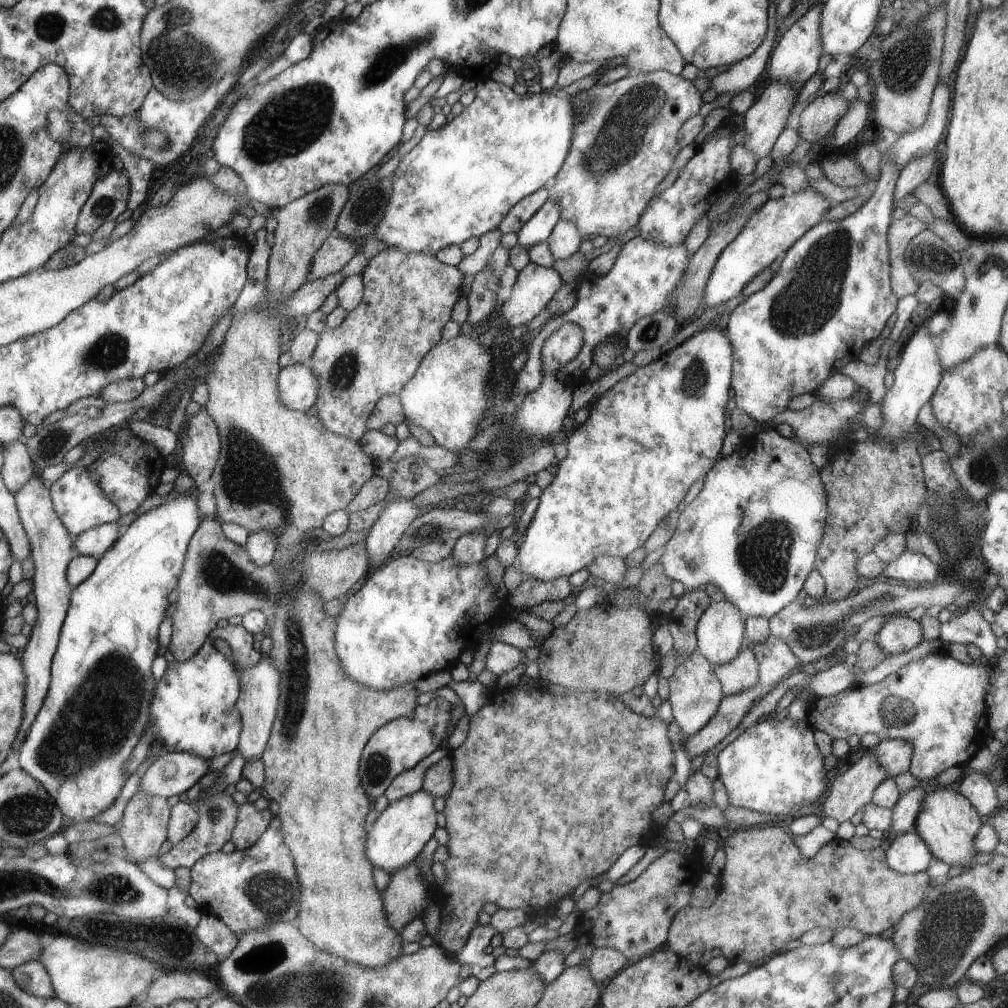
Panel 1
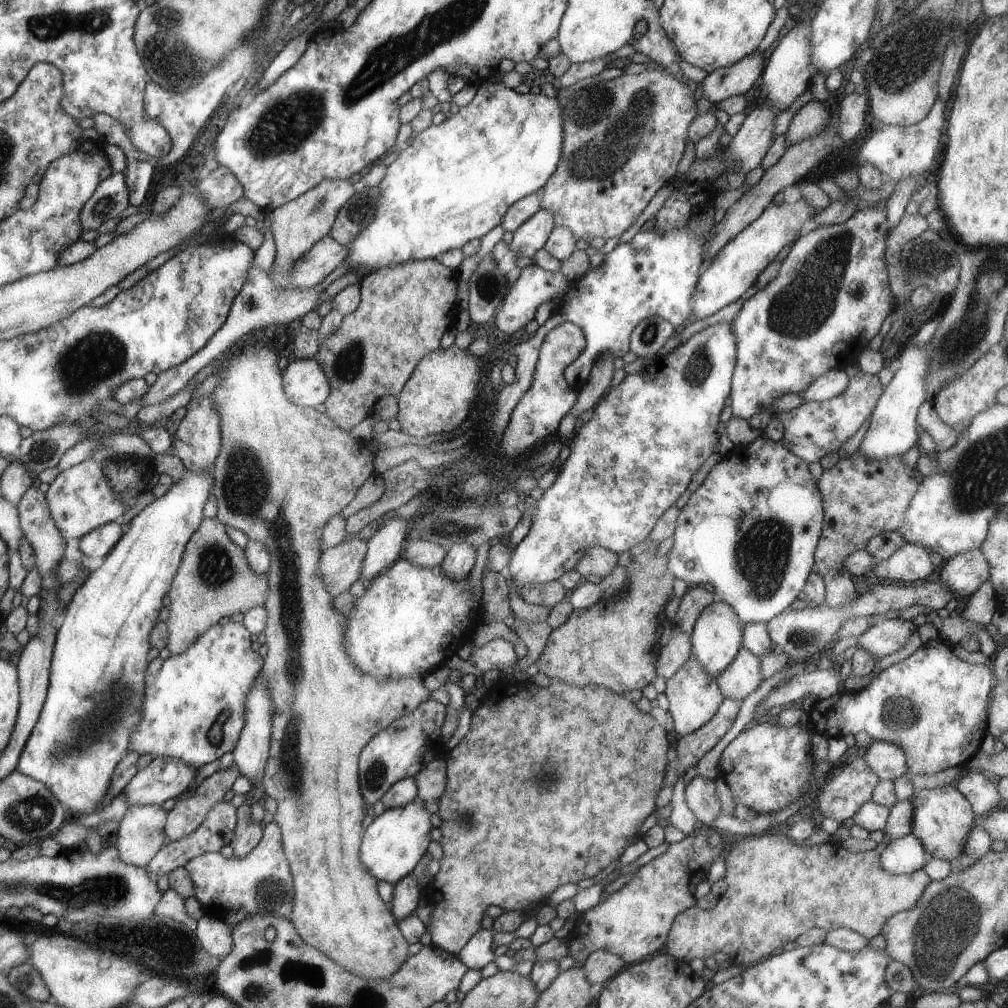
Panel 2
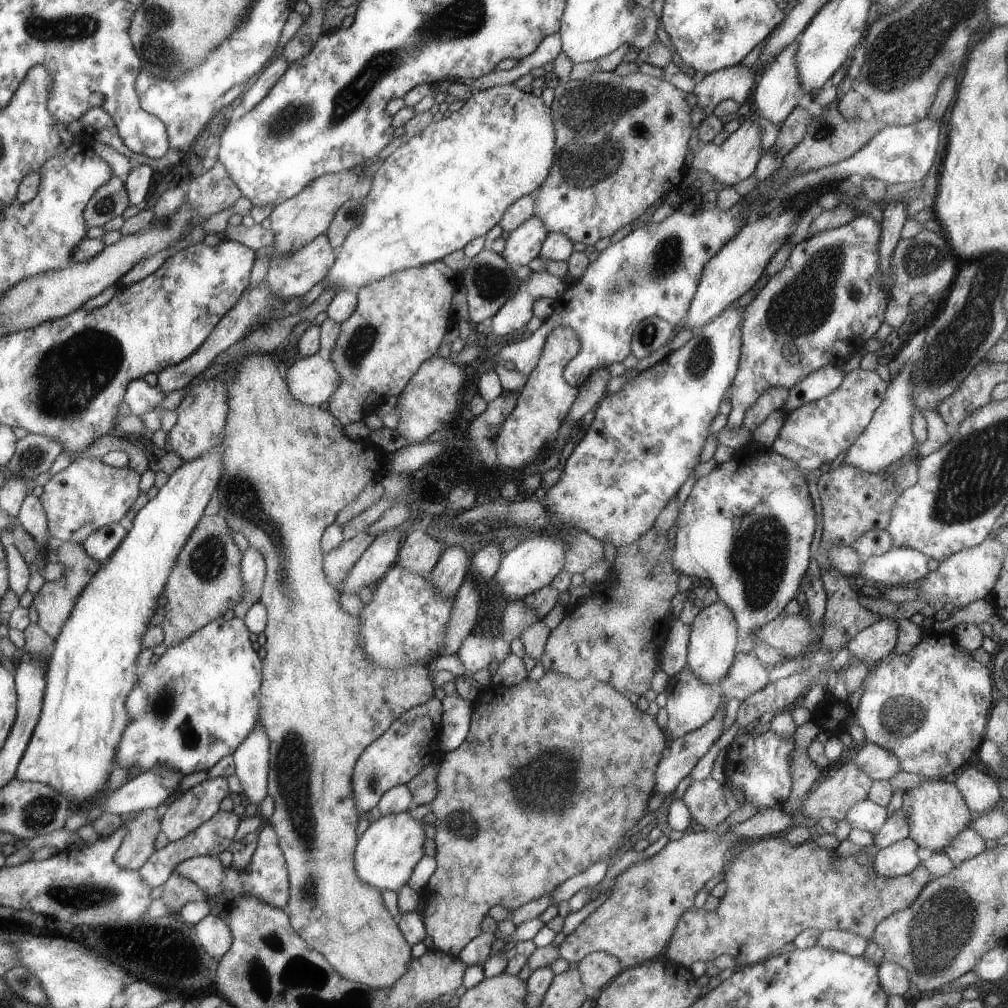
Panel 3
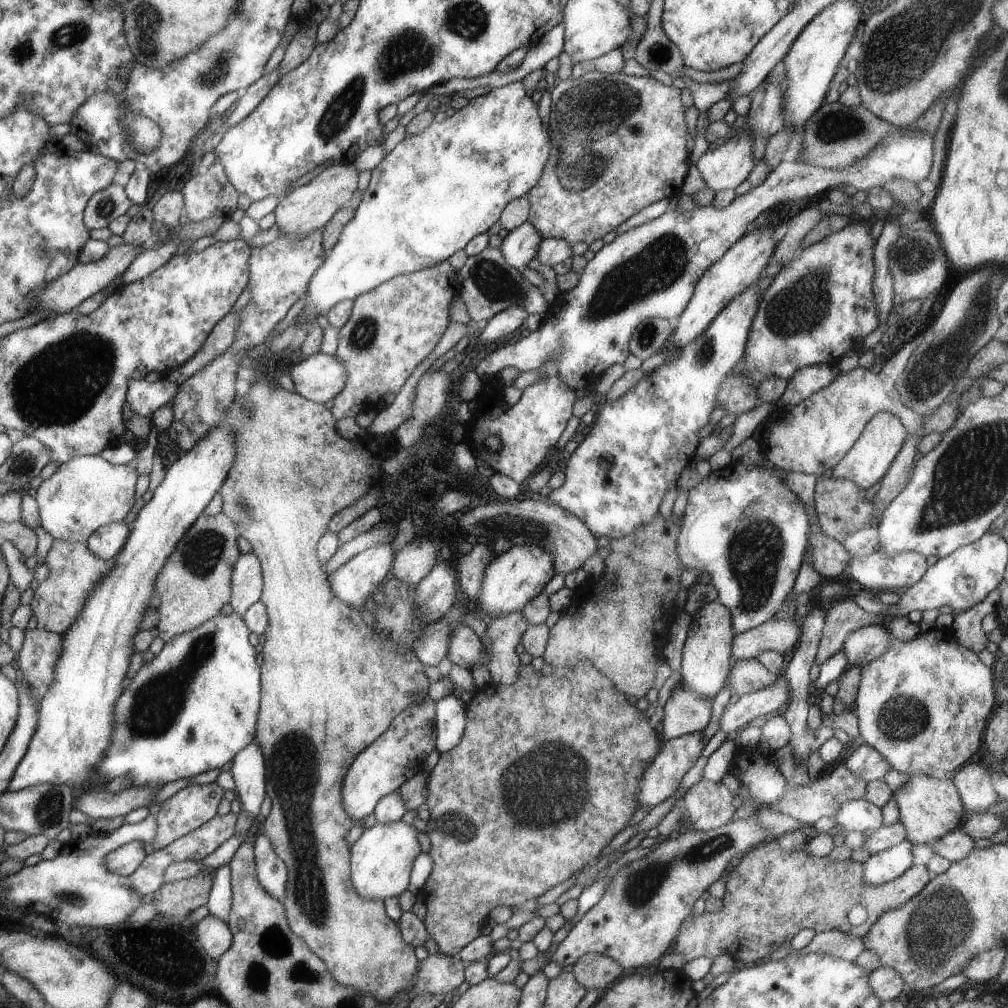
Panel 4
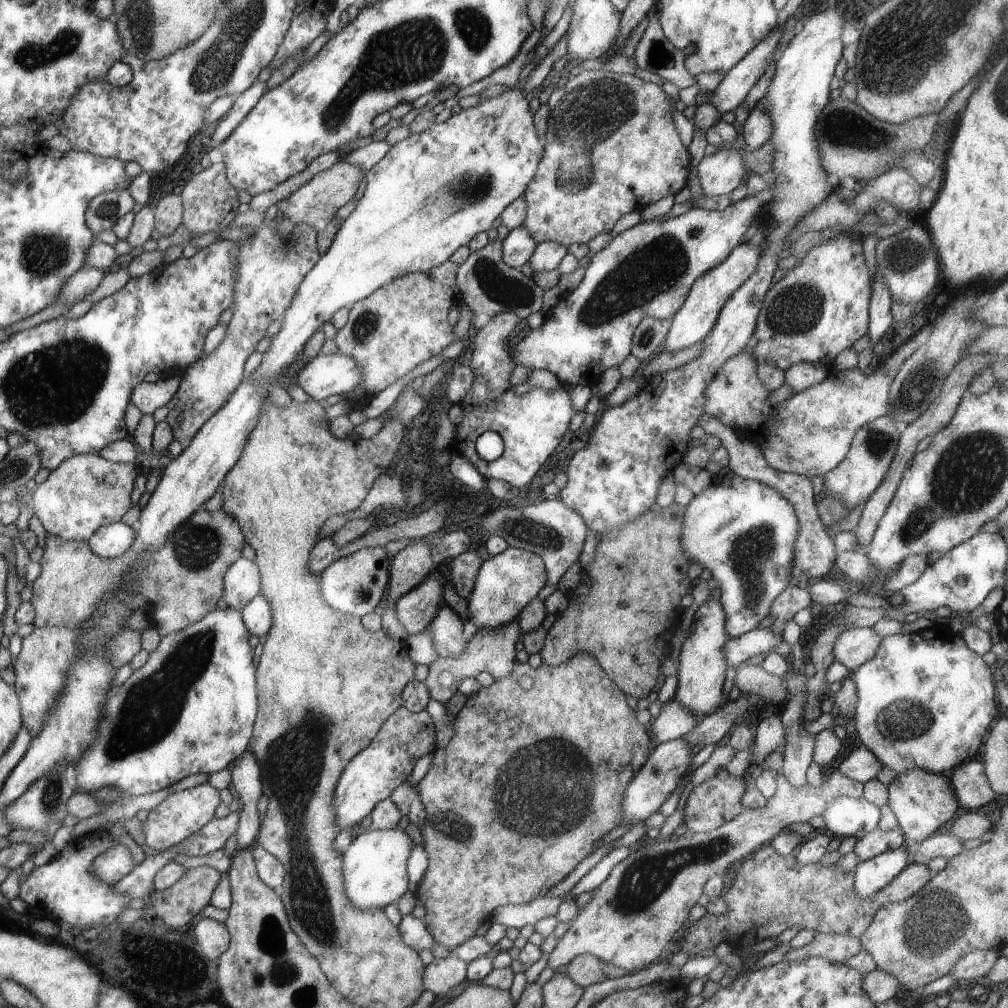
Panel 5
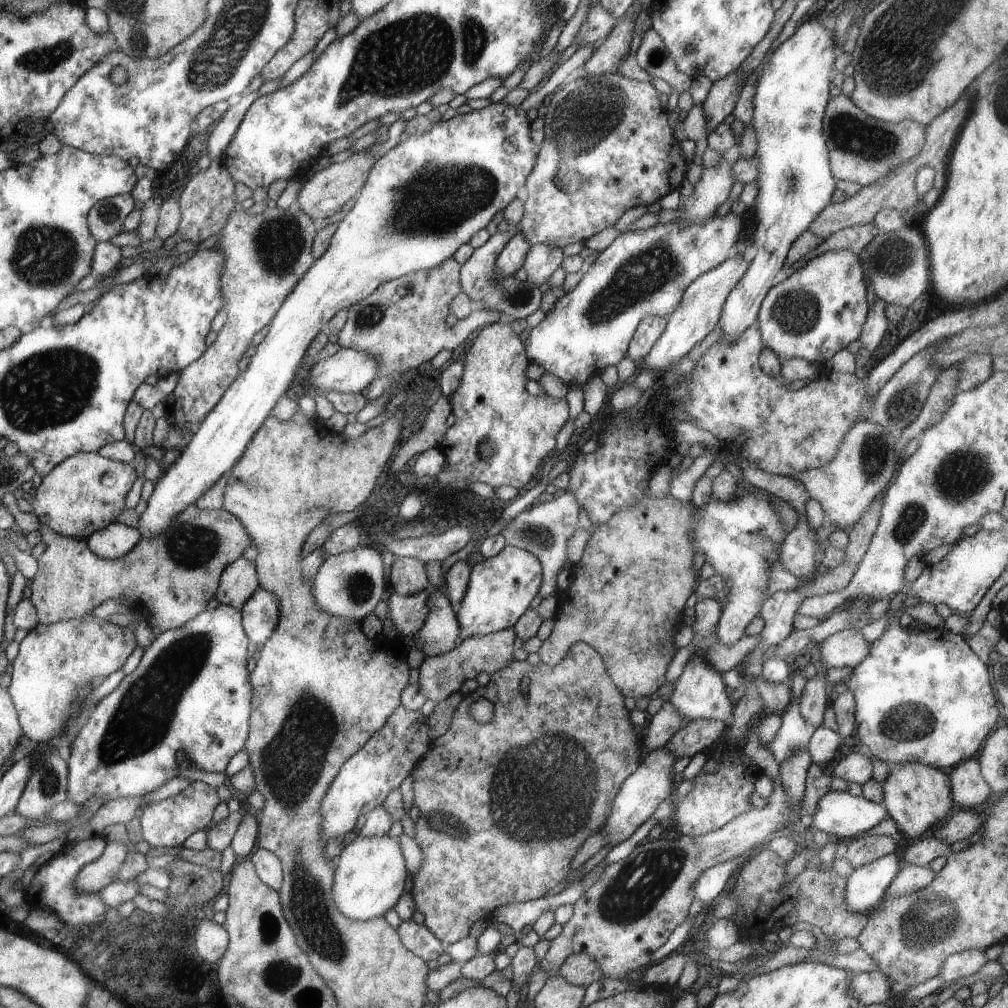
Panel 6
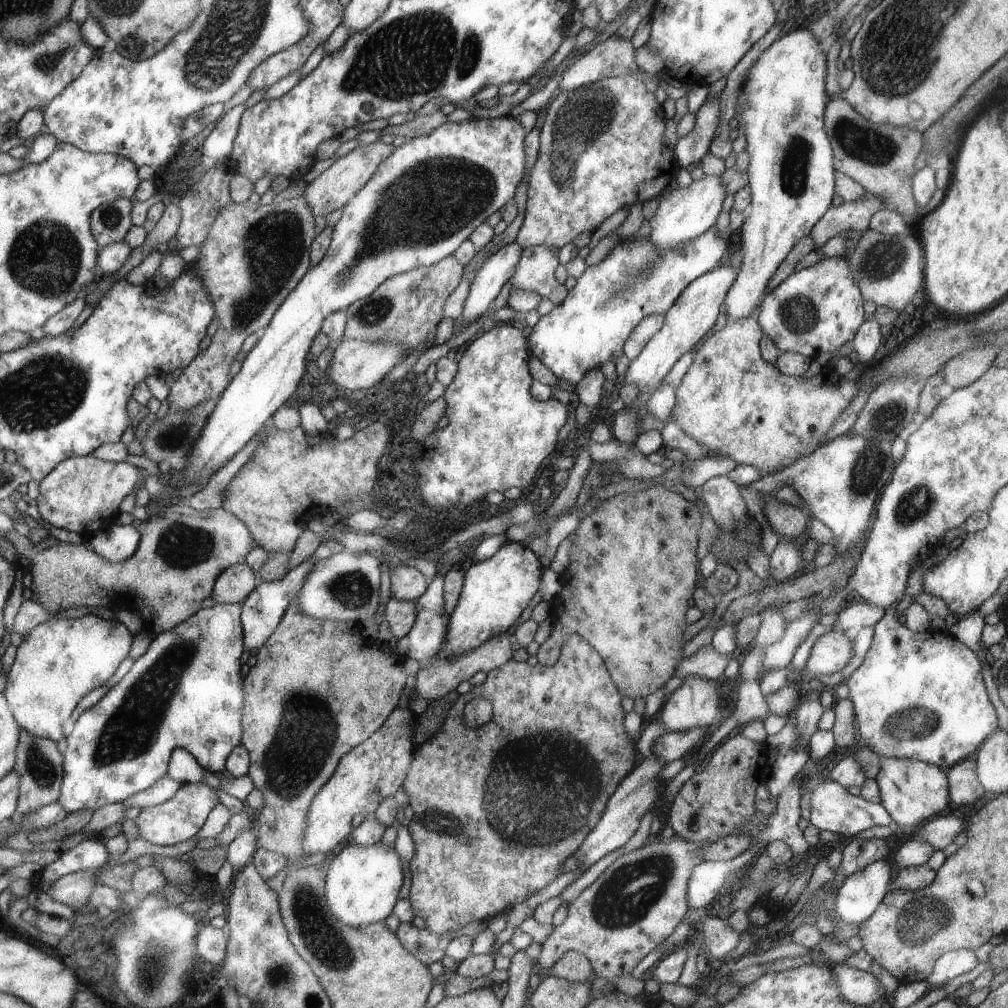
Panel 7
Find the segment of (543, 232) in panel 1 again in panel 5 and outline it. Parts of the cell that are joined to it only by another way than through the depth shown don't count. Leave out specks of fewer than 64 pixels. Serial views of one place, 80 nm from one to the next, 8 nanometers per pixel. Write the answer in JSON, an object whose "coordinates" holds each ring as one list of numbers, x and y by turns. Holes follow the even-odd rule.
{"coordinates":[[524,225,512,229,501,243,504,250,503,261,513,269,524,266,538,244]]}

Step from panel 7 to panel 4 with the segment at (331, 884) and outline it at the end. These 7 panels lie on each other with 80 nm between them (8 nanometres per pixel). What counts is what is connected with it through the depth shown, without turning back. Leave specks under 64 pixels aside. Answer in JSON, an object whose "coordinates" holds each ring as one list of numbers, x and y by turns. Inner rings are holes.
{"coordinates":[[404,819,376,823,365,829,352,846,353,887,361,897,384,901,388,897,397,897,408,888,412,862,420,854,418,830,414,826,406,824]]}

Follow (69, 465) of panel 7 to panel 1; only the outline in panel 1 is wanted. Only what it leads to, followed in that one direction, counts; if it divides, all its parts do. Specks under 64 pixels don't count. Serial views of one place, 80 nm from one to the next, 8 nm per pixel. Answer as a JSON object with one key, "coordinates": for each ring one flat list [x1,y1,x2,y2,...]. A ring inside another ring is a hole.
{"coordinates":[[73,466,53,482,49,490,55,510,72,536,78,536,85,530,104,523,114,523,116,518,120,518,119,508,107,498,96,478,87,468]]}

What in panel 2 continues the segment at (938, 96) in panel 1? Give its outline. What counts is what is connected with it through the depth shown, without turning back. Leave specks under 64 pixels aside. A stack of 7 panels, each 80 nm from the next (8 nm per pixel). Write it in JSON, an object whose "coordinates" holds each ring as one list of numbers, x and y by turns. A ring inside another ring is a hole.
{"coordinates":[[937,98,934,108,928,113,923,121,917,122,909,127,900,125,876,126,873,132,866,138,863,147,858,150,856,165,870,163,878,167,887,181,897,183,899,180,922,174,928,175,928,168,932,166,936,151,940,146,942,128,944,128,944,112,946,112,946,101]]}

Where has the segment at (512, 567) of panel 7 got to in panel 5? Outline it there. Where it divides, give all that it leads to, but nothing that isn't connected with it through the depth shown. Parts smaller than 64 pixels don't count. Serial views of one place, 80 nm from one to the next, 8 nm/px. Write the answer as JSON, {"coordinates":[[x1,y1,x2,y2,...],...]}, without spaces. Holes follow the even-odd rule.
{"coordinates":[[509,546,504,552,486,558,478,569,472,594,467,600,470,621,479,629,510,624,535,600,546,580,549,580,546,563,532,551]]}

